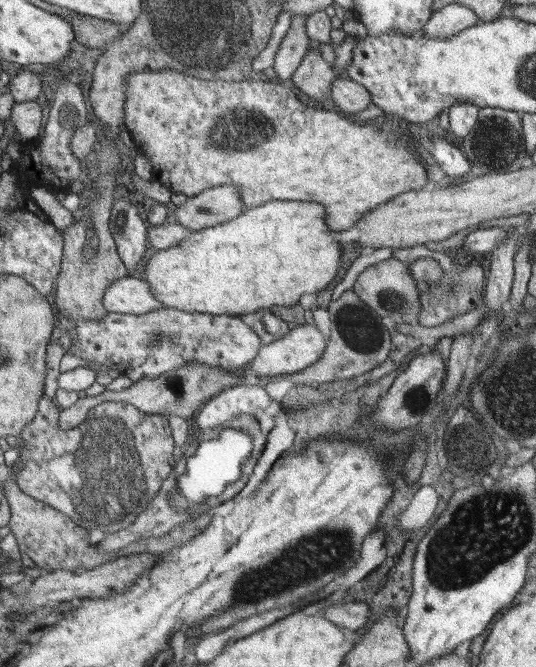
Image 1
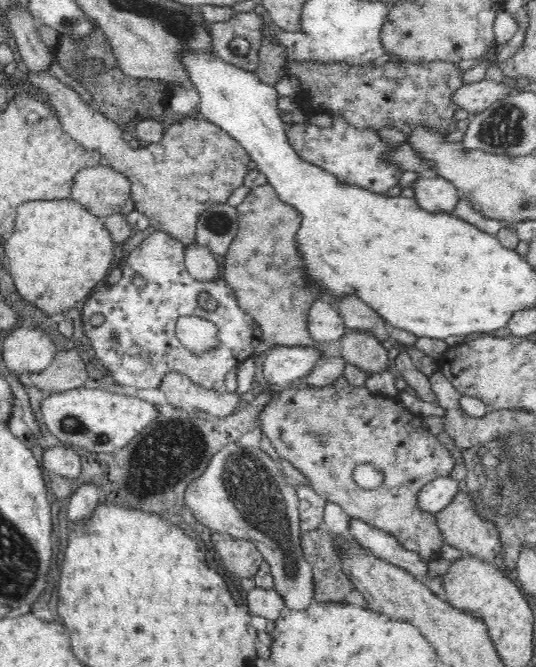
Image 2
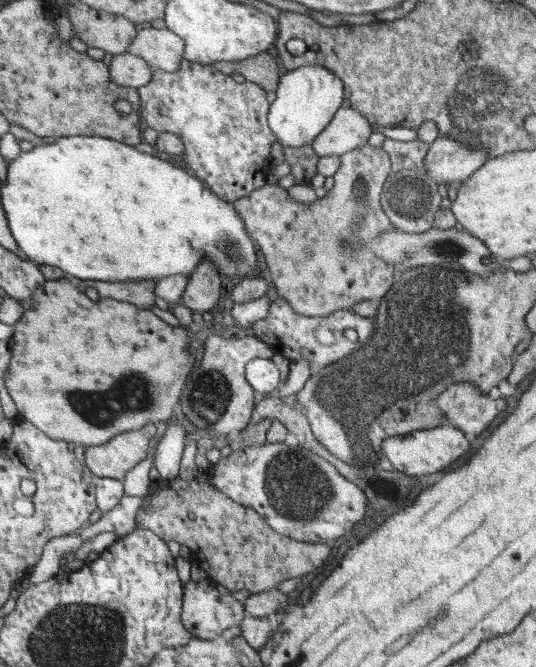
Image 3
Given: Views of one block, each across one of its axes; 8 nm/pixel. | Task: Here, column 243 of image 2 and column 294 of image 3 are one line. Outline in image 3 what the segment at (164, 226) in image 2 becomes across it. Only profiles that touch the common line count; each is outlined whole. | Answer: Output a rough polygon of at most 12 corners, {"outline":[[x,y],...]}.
{"outline":[[311,145],[283,147],[294,184],[316,176],[318,153]]}

